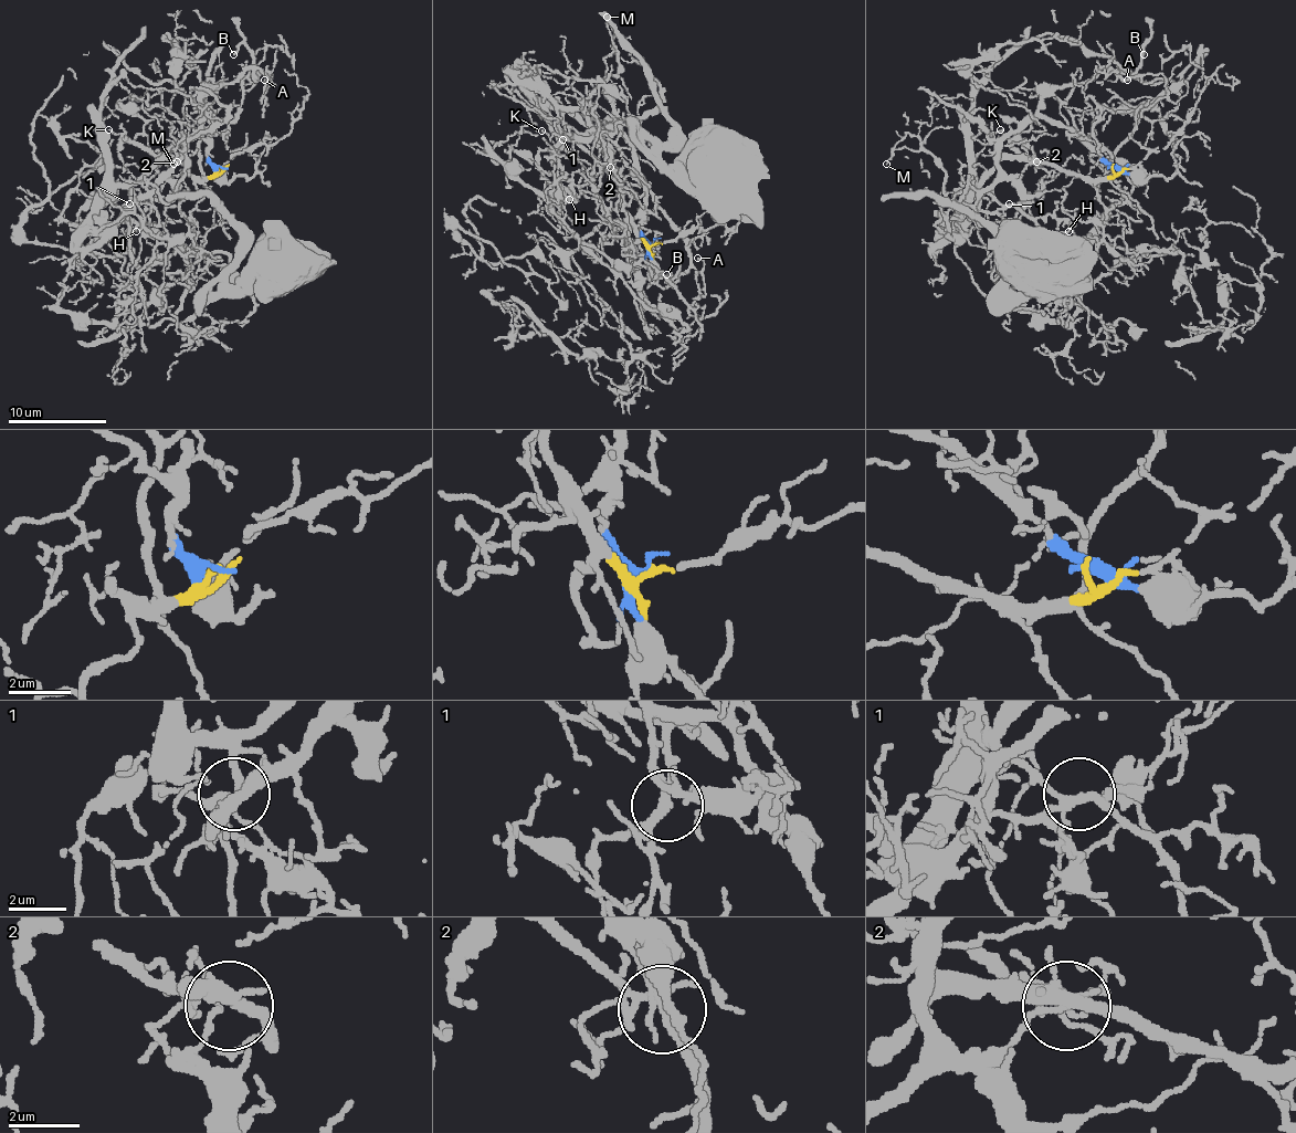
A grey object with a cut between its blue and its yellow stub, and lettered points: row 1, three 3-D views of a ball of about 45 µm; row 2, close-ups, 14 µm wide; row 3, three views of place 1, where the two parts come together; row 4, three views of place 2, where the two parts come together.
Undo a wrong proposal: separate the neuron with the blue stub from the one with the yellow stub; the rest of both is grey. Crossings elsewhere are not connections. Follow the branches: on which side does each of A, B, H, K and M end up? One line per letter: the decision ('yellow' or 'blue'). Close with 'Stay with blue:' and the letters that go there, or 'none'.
A: blue
B: blue
H: yellow
K: yellow
M: blue
Stay with blue: A, B, M

